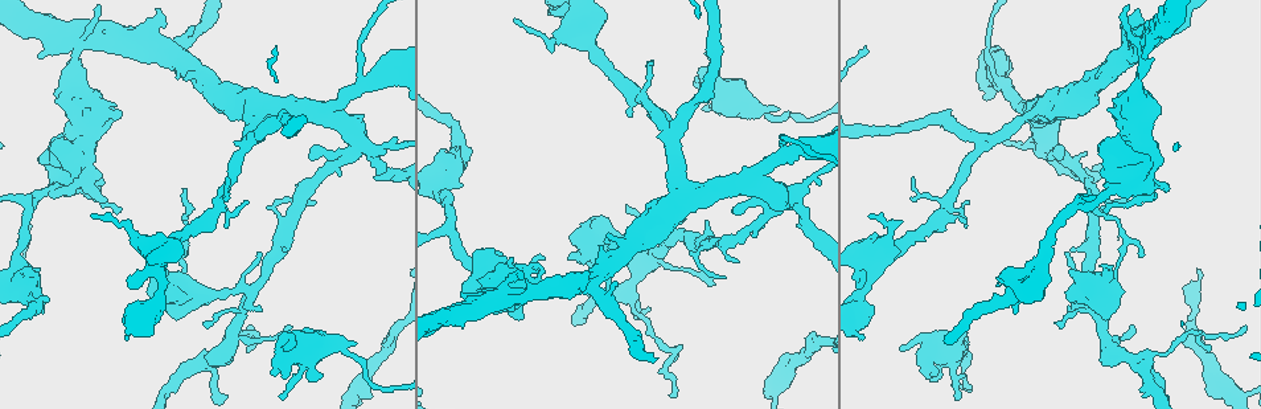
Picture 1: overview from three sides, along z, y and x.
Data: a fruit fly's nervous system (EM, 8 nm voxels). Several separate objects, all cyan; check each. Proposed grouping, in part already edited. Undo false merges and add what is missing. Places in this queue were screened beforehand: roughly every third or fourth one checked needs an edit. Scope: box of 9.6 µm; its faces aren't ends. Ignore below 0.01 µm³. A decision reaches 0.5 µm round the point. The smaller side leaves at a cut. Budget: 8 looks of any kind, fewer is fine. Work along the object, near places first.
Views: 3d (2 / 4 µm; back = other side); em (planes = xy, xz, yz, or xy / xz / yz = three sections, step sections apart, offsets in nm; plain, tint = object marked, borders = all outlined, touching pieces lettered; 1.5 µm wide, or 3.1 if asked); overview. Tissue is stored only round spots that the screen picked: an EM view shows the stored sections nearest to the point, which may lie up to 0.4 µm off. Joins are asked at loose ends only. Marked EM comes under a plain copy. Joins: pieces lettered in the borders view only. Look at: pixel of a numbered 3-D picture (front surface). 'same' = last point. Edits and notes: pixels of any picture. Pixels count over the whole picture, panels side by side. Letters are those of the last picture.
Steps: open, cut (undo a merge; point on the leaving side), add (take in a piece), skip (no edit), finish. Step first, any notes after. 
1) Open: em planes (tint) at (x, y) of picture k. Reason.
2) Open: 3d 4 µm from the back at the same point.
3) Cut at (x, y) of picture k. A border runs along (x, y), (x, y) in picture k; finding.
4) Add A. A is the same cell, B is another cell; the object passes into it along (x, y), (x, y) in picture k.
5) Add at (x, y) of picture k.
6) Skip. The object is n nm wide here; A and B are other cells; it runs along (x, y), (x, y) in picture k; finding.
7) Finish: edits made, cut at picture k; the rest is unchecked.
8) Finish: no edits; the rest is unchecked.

Open: em planes (borders) at (283, 346) of picture 1. Free end.

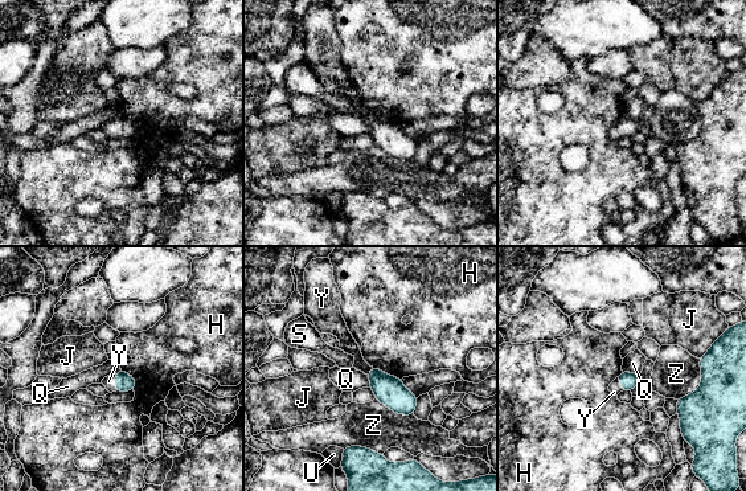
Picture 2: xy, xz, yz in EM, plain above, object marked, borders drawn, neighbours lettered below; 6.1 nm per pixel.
Add Y. Y is the same cell, H, J, Q, S, U and Z are other cells; the object passes into it along (124, 381), (115, 383), (109, 381) in picture 2; the neuron continues.

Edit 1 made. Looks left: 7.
Open: em xz step 8 (tint) at (80, 43) of picture 1. Side arm on a straight run.

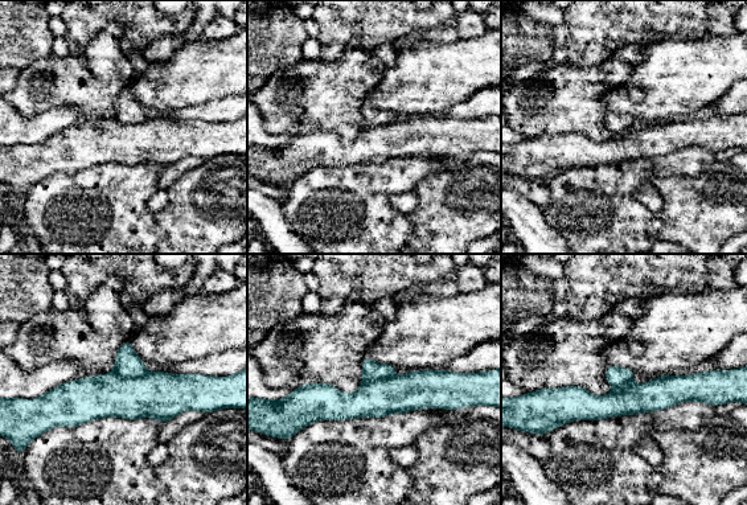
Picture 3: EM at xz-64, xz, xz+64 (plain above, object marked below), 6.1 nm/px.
Open: em planes (tint) at the same point. Cut it another way.

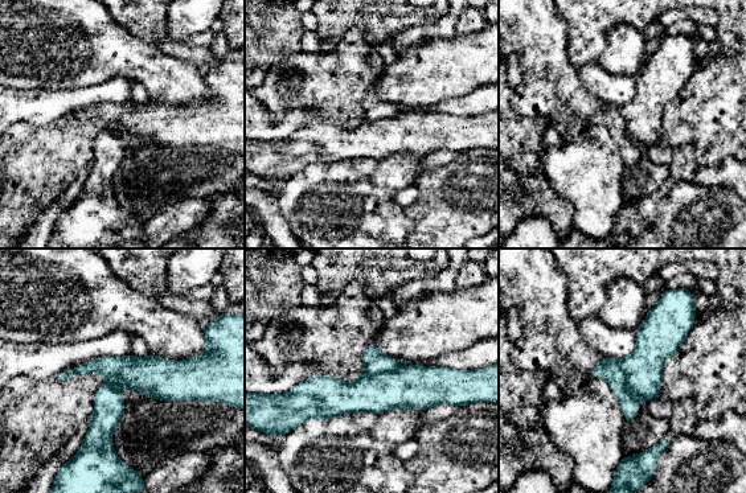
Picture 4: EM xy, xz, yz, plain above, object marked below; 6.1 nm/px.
Open: em planes (borders) at the same point.

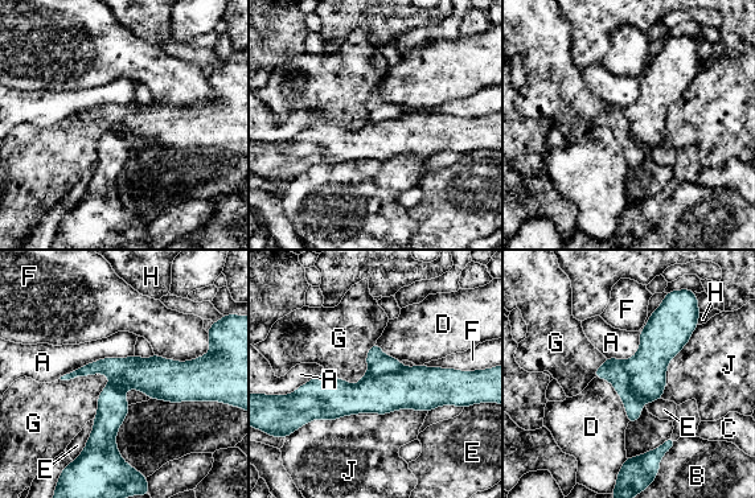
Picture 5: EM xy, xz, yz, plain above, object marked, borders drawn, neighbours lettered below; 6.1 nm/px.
Cut at (612, 370) of picture 5. The object is 200 nm wide here; A, B, C, D, E, F, G, H and J are other cells; the part that leaves runs along (608, 361), (632, 403), (632, 419) in picture 5; two neurons meet here.

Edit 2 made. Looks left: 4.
Finish: edits made, add at picture 2, cut at picture 5; the rest is unchecked.

